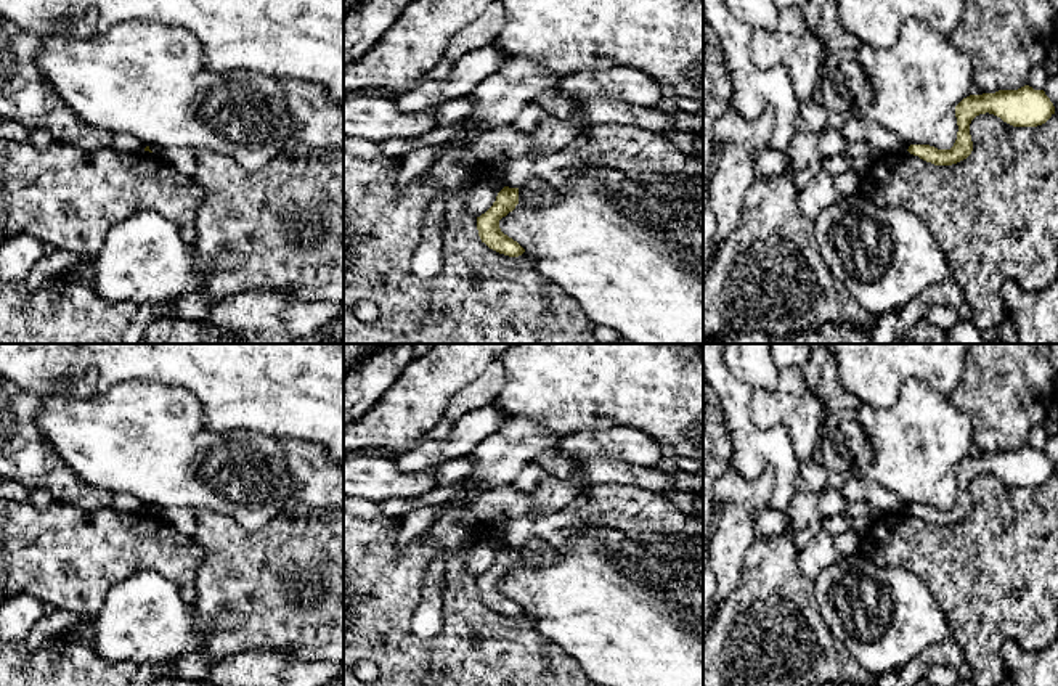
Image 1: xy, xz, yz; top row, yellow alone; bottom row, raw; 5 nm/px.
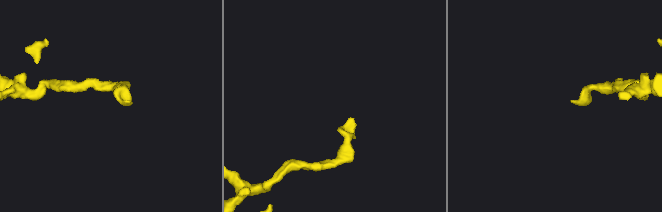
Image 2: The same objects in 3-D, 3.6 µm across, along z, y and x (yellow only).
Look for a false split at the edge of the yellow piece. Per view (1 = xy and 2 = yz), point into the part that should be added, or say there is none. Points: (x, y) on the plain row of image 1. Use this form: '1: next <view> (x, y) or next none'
1: next none
2: next none

